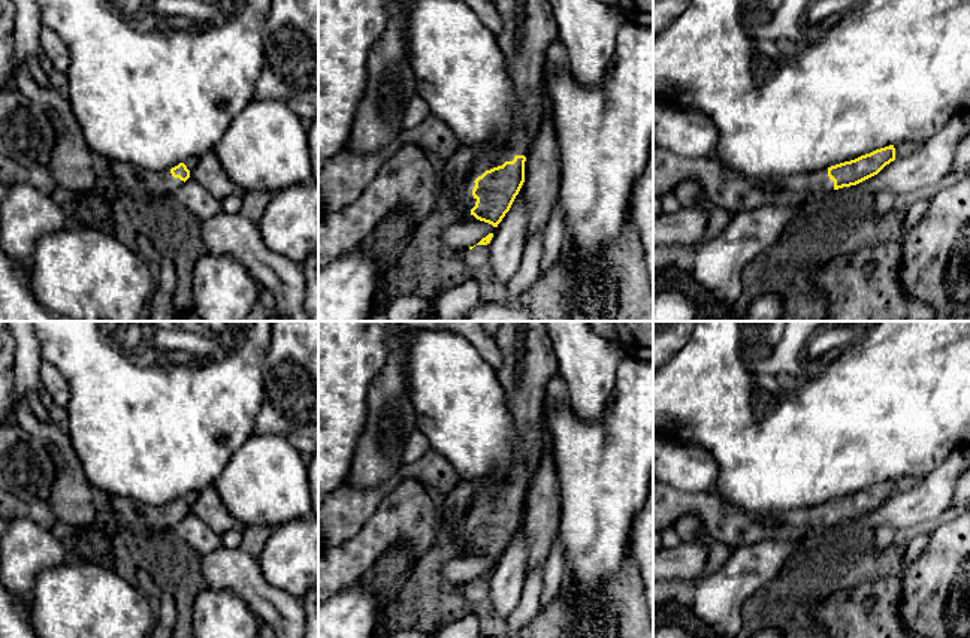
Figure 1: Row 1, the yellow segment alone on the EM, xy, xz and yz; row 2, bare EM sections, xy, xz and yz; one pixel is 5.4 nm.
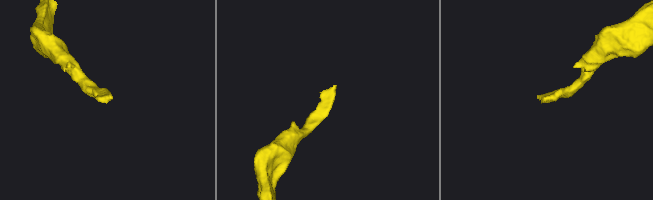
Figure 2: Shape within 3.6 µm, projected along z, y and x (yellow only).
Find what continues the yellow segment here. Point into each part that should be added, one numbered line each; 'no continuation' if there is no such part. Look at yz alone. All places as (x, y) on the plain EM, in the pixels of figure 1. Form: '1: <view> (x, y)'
1: yz (734, 526)

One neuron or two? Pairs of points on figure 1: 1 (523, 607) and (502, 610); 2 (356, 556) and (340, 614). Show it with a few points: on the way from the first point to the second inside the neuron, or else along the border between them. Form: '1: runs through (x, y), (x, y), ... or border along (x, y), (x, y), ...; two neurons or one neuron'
1: border along (526, 575), (522, 584), (522, 598), (507, 617); two neurons
2: border along (359, 578), (343, 584), (334, 593); two neurons

